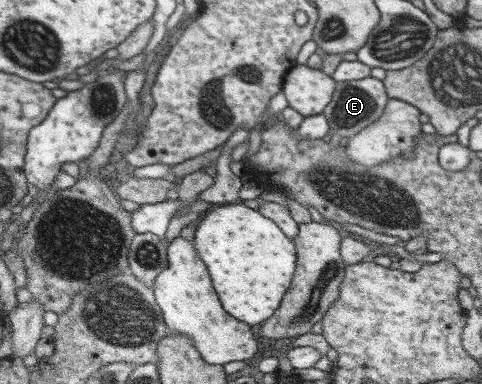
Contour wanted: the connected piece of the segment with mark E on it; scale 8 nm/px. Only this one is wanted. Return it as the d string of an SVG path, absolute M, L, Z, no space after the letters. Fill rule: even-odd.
M370 76L360 80L335 82L335 89L330 102L321 113L326 118L328 128L334 134L336 133L341 137L349 139L362 128L366 128L370 123L374 123L374 120L378 120L388 99L383 82Z

